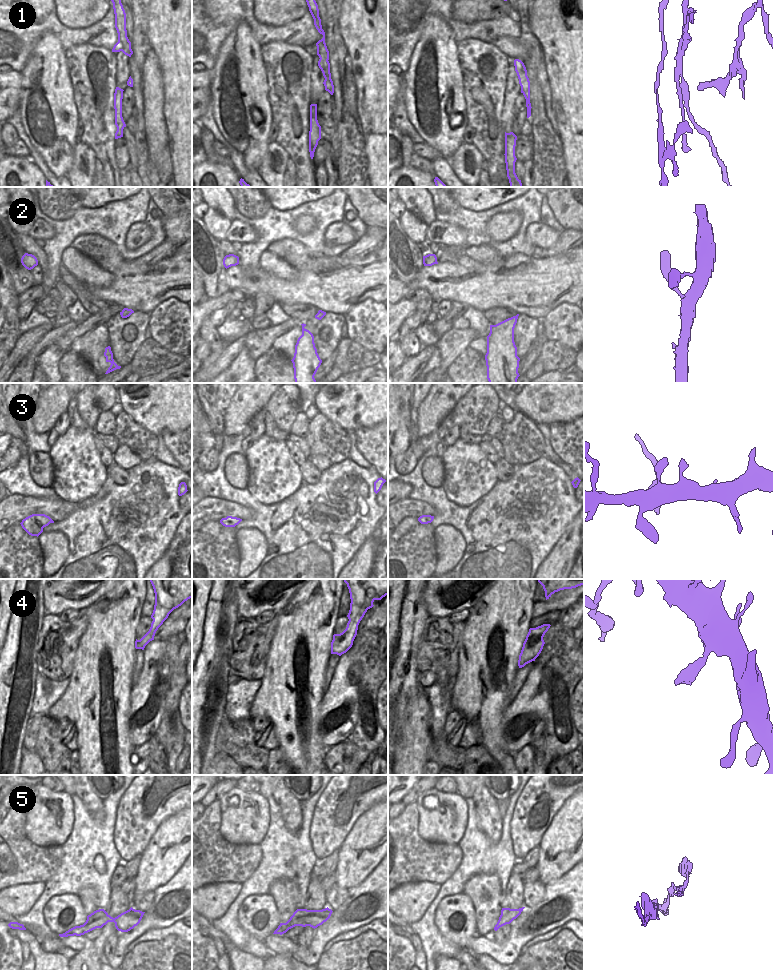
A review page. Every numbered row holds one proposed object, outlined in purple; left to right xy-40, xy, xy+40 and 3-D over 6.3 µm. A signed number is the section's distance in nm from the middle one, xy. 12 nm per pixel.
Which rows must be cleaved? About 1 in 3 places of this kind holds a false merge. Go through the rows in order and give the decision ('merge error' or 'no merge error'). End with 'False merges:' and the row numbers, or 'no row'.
1: merge error
2: no merge error
3: merge error
4: no merge error
5: merge error
False merges: 1, 3, 5

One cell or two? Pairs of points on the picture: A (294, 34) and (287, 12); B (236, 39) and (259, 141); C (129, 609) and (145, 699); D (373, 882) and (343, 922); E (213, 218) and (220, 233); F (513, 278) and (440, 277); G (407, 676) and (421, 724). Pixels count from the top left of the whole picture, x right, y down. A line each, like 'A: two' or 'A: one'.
A: two
B: one
C: two
D: one
E: one
F: one
G: two

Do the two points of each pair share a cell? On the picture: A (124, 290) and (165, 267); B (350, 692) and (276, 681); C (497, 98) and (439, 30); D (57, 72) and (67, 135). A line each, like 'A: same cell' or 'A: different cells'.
A: same cell
B: different cells
C: different cells
D: same cell

